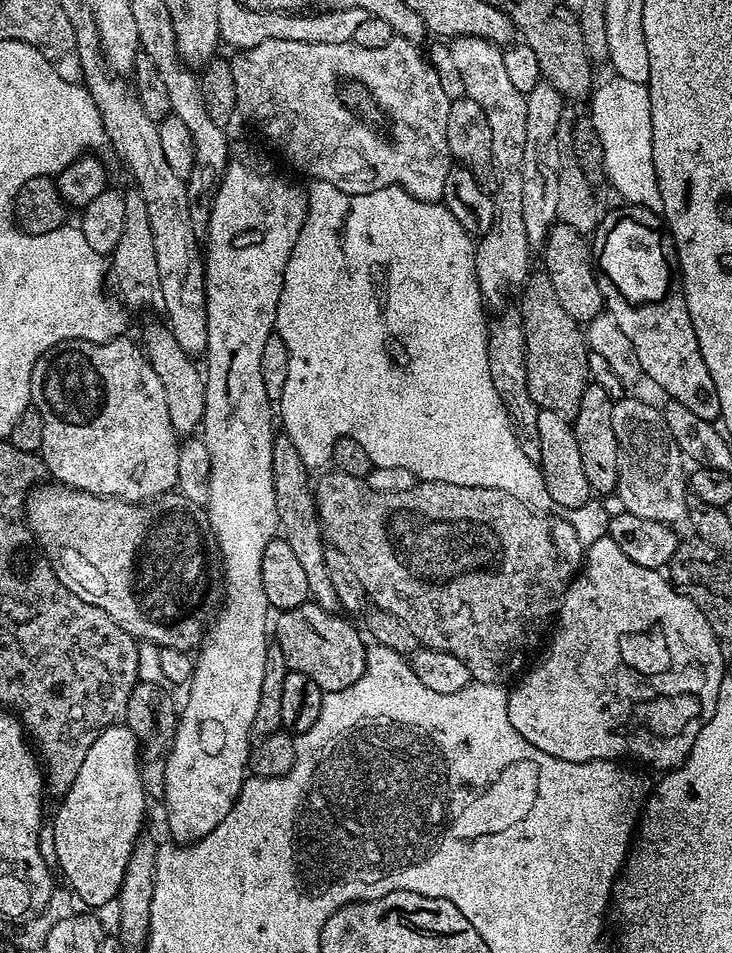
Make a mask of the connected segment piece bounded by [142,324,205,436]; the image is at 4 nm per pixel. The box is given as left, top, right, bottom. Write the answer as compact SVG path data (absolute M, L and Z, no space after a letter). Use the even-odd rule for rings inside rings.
M167 325L150 326L142 339L142 346L145 355L154 372L158 374L159 381L165 391L166 410L169 411L171 425L177 435L193 435L201 427L205 414L205 384L201 369L197 369L193 364L193 359L185 354L178 346L177 340L167 328Z

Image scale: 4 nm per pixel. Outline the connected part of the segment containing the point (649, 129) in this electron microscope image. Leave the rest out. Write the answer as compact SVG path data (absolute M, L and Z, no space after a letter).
M617 76L610 78L593 91L588 112L588 118L594 122L594 128L602 141L605 177L627 205L661 213L664 208L653 160L653 122L650 118L648 87Z

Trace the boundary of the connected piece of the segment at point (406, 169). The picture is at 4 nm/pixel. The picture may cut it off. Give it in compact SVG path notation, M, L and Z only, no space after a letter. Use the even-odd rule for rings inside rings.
M273 38L272 40L263 40L253 45L252 48L245 48L235 53L236 57L231 57L230 67L232 69L232 77L236 83L236 112L244 115L252 124L260 127L260 132L297 168L300 172L312 176L313 181L325 180L327 184L333 184L338 190L347 192L348 194L366 194L373 192L379 188L388 188L391 184L397 184L399 188L405 188L406 191L414 198L419 200L430 200L440 202L444 199L444 187L446 186L446 174L450 174L450 170L454 166L454 161L448 143L446 142L446 114L450 114L450 101L446 98L442 91L441 83L438 80L438 74L429 64L429 61L422 55L421 49L417 45L412 44L409 40L401 40L394 38L387 42L386 46L377 49L367 49L358 46L353 42L346 44L314 44L307 39L291 40L291 38ZM339 76L345 76L348 80L357 80L370 95L376 99L376 104L382 111L388 115L388 124L392 127L392 140L383 140L378 133L372 128L367 128L362 121L356 120L356 116L340 101L340 96L336 93L336 79Z

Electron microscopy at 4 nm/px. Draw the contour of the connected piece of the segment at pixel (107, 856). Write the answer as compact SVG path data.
M118 723L112 728L102 730L102 734L98 734L98 738L94 742L94 746L90 746L90 750L86 750L86 758L82 761L82 770L78 770L78 778L74 778L74 786L70 786L70 790L59 801L60 809L56 812L56 817L50 822L50 829L53 832L53 838L50 841L51 851L56 852L56 860L60 863L60 872L68 879L70 887L76 891L76 896L81 900L81 905L87 906L92 910L100 910L103 904L108 904L117 899L122 886L122 878L126 874L126 862L130 862L130 854L134 850L136 841L140 839L144 828L144 804L146 805L146 797L144 795L144 787L142 786L142 778L140 777L140 743L136 740L129 728L123 723Z

